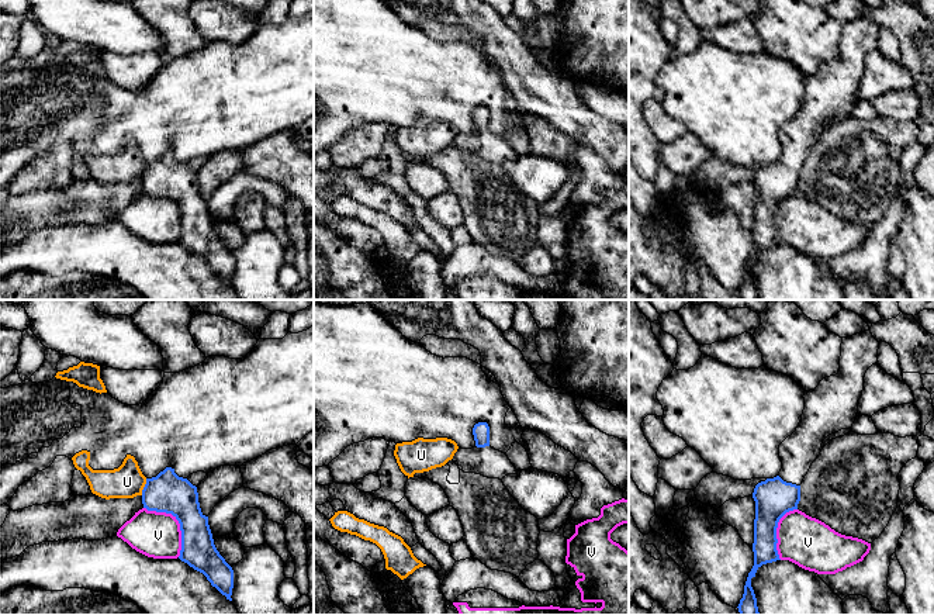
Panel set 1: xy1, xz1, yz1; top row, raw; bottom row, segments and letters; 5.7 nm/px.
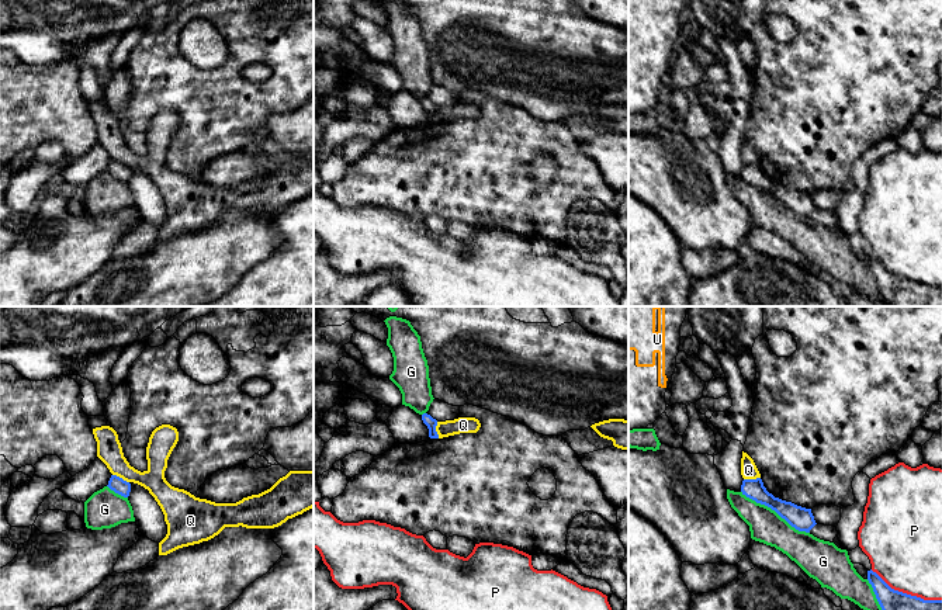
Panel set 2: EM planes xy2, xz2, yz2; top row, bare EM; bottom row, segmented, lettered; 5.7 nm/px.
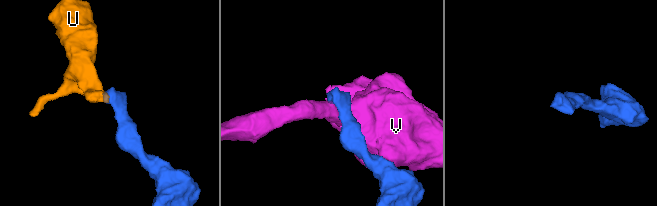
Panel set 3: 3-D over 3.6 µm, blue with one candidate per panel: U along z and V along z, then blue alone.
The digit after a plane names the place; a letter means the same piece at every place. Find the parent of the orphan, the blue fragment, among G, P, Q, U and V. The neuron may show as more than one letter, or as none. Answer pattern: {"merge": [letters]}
{"merge": []}

